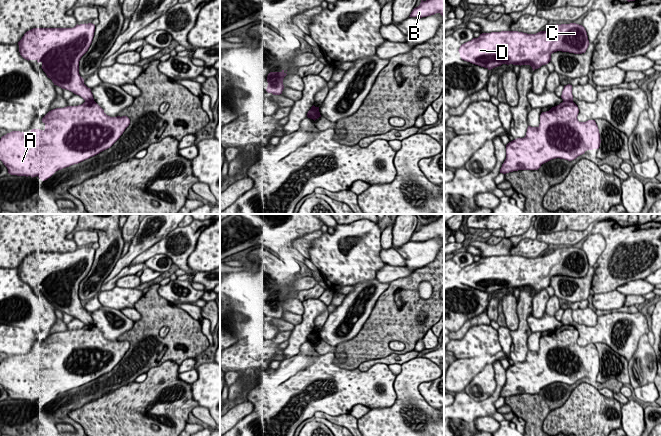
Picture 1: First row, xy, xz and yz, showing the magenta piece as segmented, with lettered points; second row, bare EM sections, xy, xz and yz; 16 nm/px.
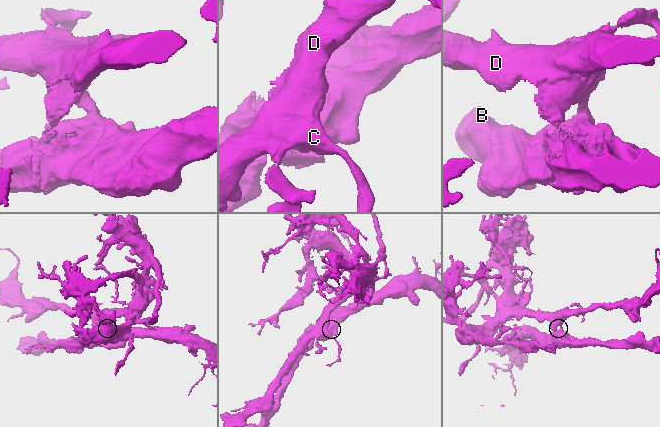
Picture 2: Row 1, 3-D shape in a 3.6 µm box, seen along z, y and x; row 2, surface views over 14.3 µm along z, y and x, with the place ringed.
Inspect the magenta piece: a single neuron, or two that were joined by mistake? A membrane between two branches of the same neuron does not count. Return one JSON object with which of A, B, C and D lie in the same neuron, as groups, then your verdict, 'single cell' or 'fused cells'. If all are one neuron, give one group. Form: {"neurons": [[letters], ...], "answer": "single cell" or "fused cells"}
{"neurons": [["A", "B"], ["C", "D"]], "answer": "fused cells"}

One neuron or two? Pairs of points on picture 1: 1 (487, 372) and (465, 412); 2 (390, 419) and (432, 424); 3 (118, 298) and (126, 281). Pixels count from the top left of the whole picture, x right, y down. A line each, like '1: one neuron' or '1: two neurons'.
1: two neurons
2: one neuron
3: two neurons

